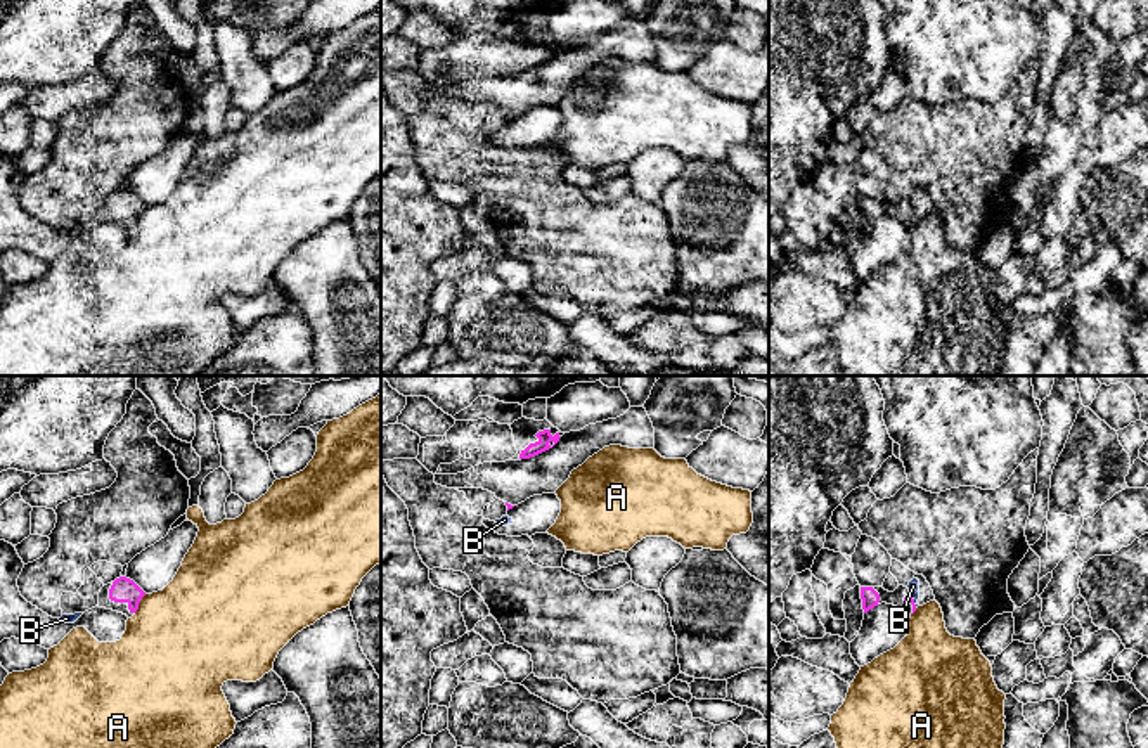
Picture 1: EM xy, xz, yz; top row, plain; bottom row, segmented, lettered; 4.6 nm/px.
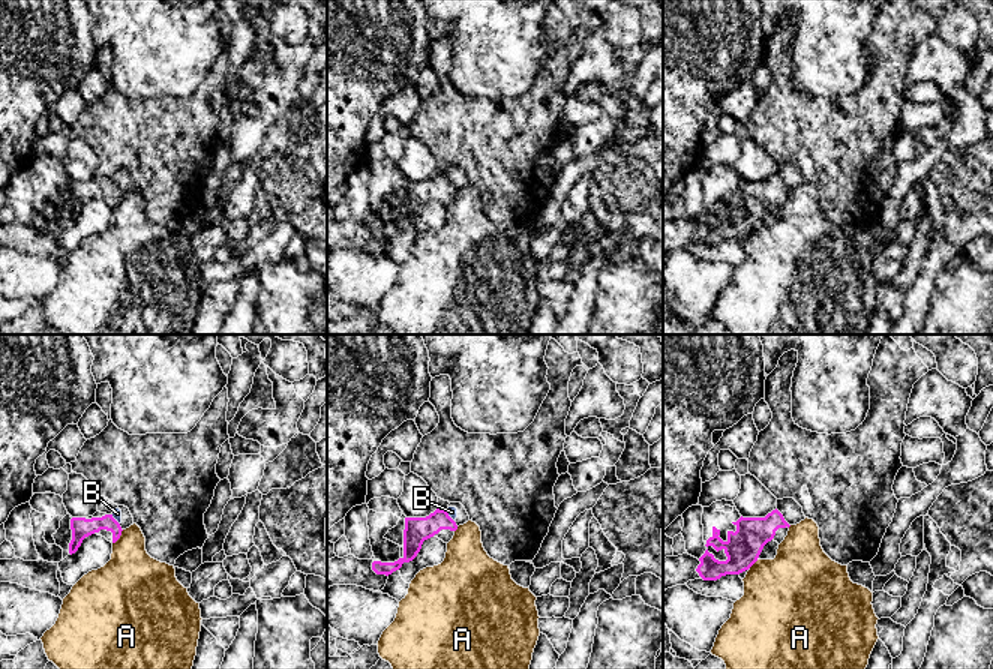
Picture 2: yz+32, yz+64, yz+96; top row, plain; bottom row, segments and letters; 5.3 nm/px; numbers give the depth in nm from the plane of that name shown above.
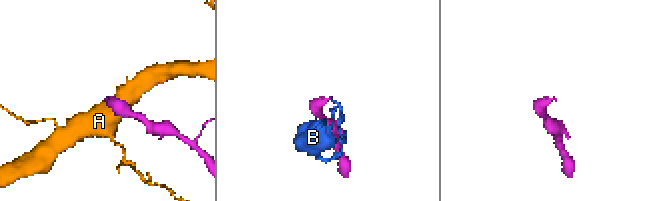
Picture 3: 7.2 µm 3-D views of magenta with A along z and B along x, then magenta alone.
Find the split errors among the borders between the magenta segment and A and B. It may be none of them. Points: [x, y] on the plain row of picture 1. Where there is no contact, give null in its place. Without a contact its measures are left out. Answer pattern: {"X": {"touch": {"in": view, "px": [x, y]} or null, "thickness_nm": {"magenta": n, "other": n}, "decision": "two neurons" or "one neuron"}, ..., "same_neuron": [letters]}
{"A": {"touch": {"in": "xy", "px": [139, 213]}, "thickness_nm": {"magenta": 120, "other": 480}, "decision": "two neurons"}, "B": {"touch": {"in": "yz", "px": [913, 212]}, "thickness_nm": {"magenta": 30, "other": 50}, "decision": "two neurons"}, "same_neuron": []}

